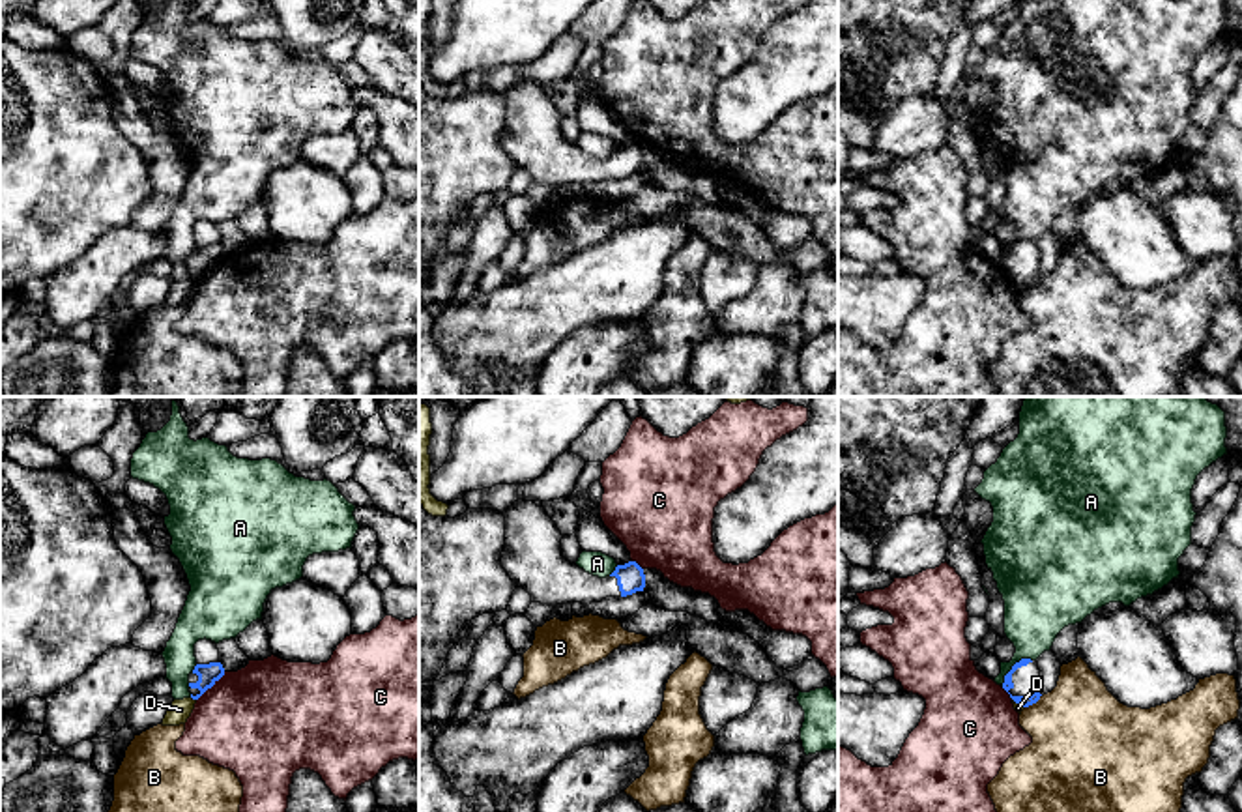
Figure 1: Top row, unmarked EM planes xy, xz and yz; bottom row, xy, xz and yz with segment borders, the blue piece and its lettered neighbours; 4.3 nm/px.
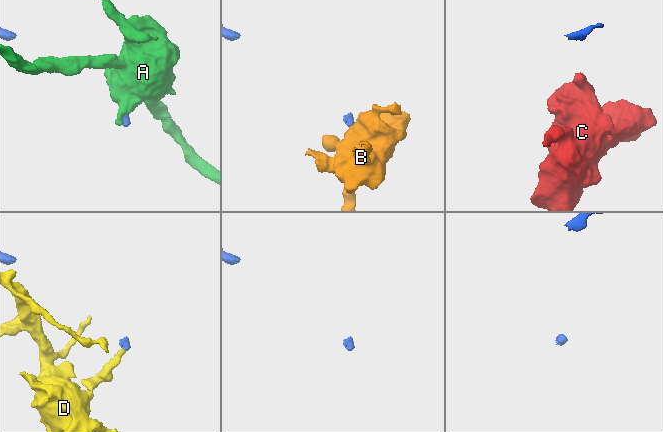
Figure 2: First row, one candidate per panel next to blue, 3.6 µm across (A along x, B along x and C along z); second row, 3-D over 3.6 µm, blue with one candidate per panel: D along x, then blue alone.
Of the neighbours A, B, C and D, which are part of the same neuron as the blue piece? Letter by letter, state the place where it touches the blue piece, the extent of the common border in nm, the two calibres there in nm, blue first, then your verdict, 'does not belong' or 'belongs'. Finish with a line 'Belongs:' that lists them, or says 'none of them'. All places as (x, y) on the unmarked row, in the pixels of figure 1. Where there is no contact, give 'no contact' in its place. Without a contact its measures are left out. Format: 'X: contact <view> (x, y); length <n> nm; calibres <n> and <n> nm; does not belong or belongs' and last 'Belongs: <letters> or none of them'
A: contact yz (1012, 247); length 180 nm; calibres 50 and 260 nm; does not belong
B: contact yz (1033, 283); length 90 nm; calibres 50 and 420 nm; does not belong
C: contact xy (210, 268); length 180 nm; calibres 90 and 460 nm; does not belong
D: contact xy (193, 279); length 30 nm; calibres 90 and 90 nm; does not belong
Belongs: none of them

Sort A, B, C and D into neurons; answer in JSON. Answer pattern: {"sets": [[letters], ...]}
{"sets": [["A"], ["B"], ["C"], ["D"]]}

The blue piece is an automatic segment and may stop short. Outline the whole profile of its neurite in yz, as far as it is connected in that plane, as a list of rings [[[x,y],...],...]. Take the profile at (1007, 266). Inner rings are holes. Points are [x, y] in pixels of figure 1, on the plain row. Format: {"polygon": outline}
{"polygon": [[[1021,239],[1012,247],[1012,251],[1004,256],[1003,269],[1010,275],[1010,279],[1029,288],[1040,281],[1038,273],[1038,243],[1031,239]]]}

